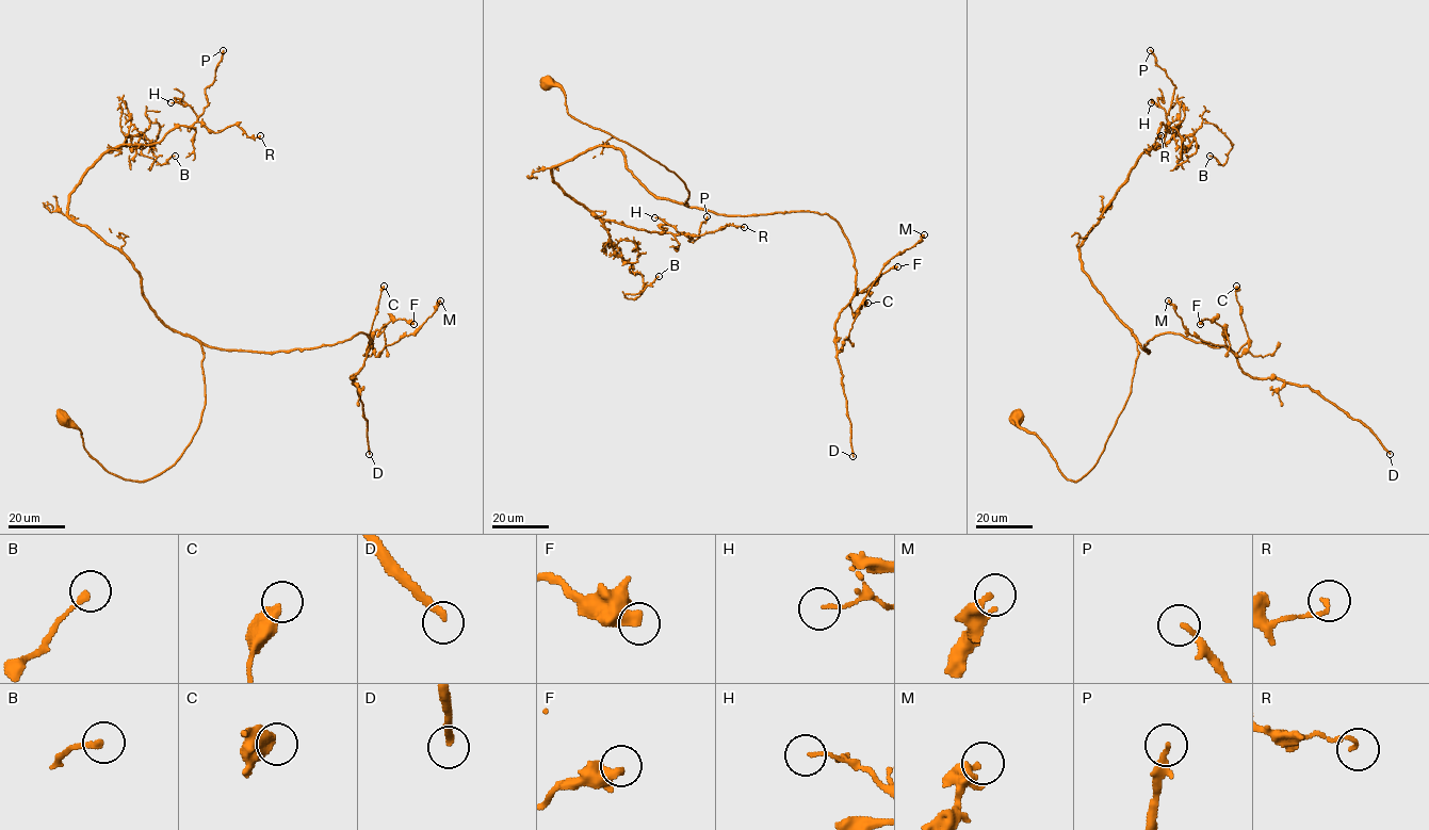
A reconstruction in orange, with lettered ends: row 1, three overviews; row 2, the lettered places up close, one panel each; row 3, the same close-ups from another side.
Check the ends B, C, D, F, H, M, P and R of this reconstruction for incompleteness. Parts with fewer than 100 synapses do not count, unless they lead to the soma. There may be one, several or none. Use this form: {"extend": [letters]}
{"extend": ["D"]}

